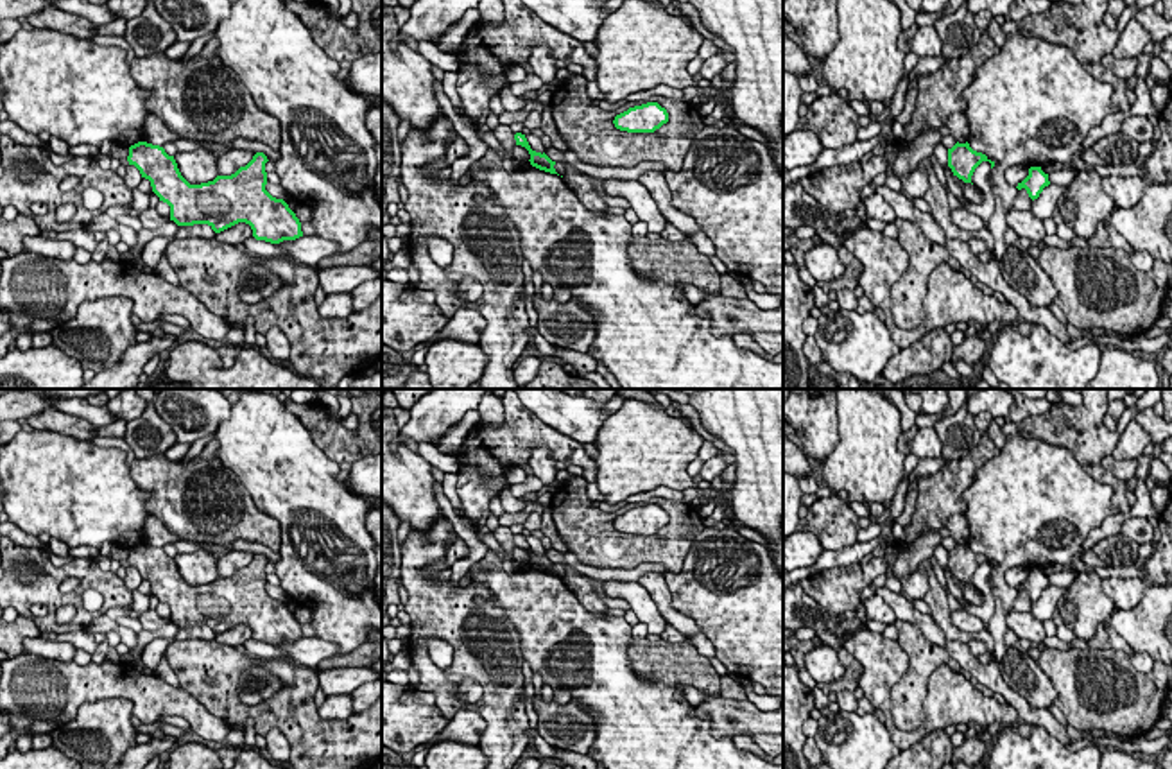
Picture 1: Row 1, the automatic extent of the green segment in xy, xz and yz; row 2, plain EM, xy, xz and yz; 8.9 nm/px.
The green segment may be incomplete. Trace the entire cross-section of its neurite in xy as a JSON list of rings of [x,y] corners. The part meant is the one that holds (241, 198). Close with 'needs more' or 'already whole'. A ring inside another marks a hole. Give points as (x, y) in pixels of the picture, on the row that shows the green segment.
[[[138,142],[129,147],[129,165],[151,181],[152,192],[170,206],[170,220],[177,226],[208,224],[220,233],[238,222],[253,229],[256,240],[280,244],[303,237],[301,222],[283,199],[267,190],[263,152],[231,176],[190,185],[179,172],[174,156],[163,147]]]; already whole

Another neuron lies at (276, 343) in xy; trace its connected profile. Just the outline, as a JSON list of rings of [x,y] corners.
[[[272,326],[265,333],[265,346],[269,353],[272,355],[272,359],[276,359],[280,364],[289,364],[290,342],[278,326]]]

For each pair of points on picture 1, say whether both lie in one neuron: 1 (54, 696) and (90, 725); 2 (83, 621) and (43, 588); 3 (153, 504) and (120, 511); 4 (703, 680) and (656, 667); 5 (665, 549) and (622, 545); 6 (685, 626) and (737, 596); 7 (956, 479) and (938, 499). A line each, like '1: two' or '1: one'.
1: two
2: one
3: two
4: one
5: one
6: two
7: one

